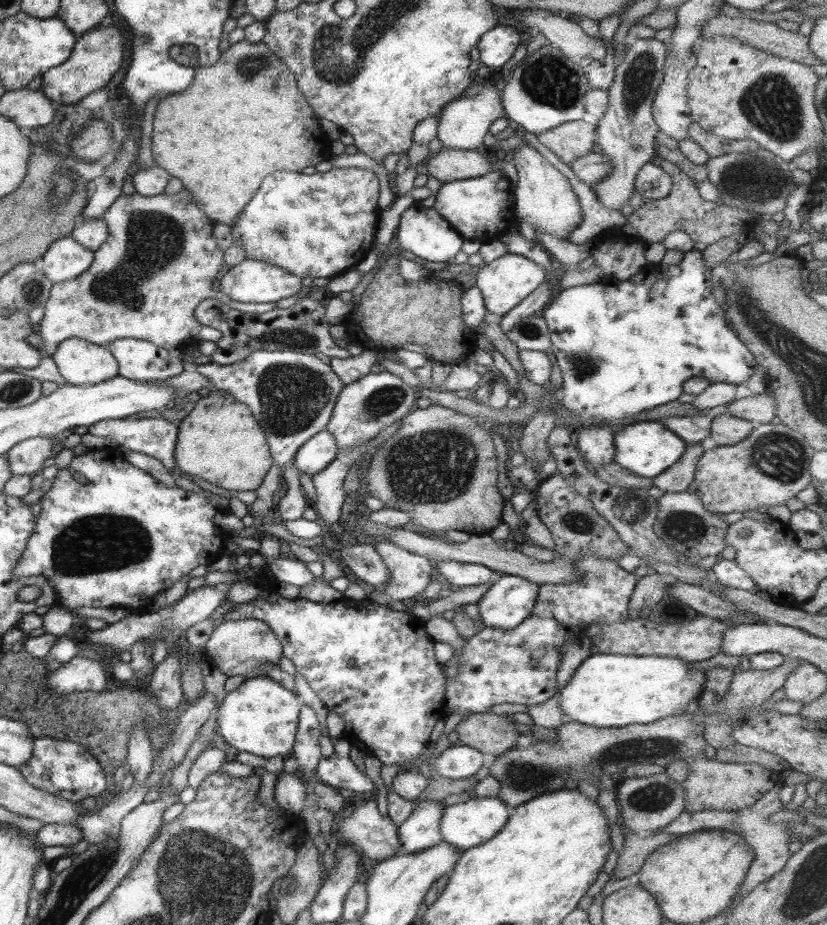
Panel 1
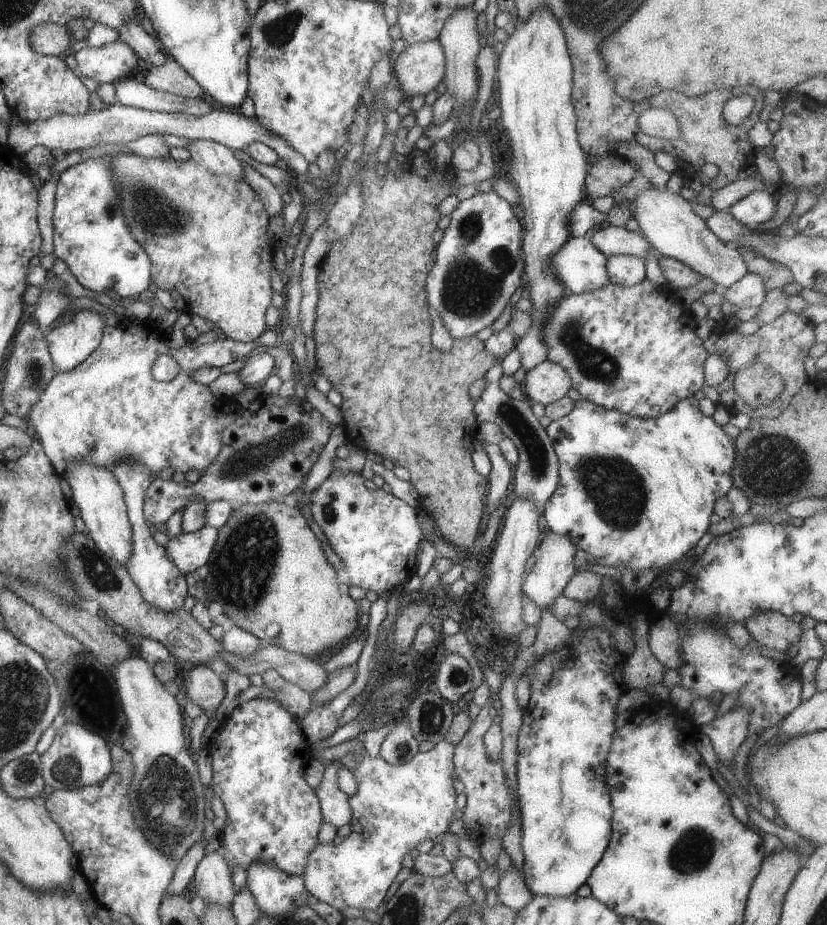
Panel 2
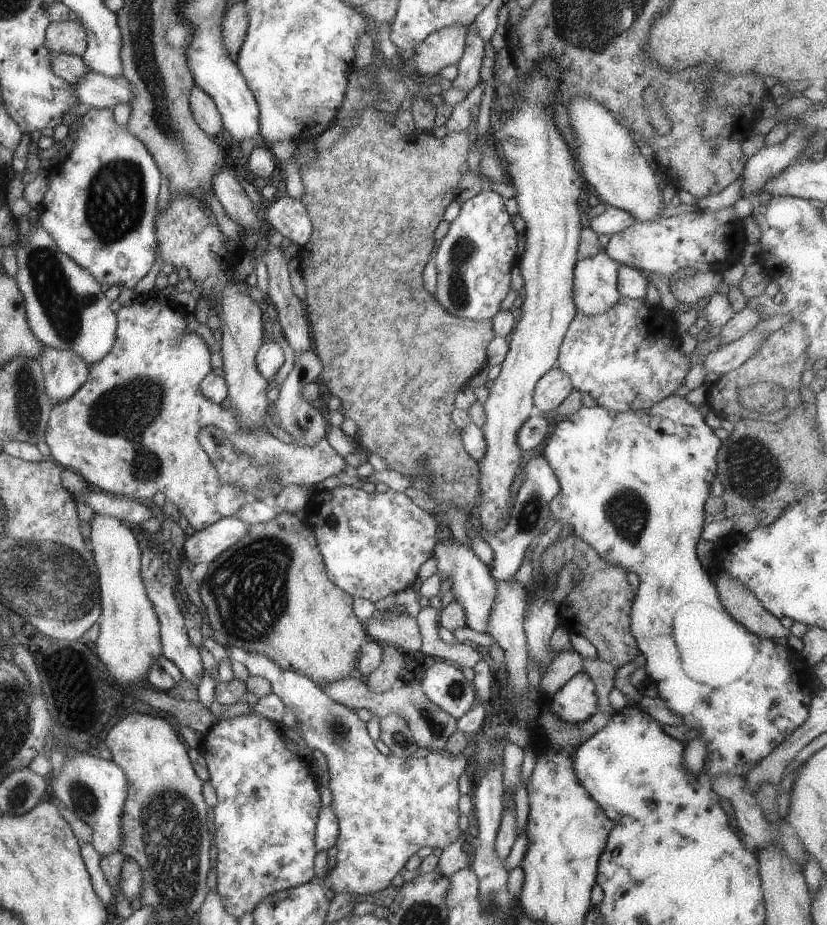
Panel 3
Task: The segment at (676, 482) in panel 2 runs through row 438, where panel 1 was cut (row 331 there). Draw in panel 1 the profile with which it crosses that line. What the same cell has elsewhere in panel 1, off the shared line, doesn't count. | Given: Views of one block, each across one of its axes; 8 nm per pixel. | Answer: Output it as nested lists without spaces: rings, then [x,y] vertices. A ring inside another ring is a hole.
[[[696,249],[684,252],[684,257],[681,258],[678,264],[663,265],[657,263],[646,264],[643,269],[632,278],[624,281],[615,280],[611,284],[584,284],[573,286],[567,289],[560,290],[557,298],[545,306],[539,312],[539,315],[544,318],[544,322],[549,330],[549,342],[551,342],[550,351],[553,353],[557,362],[557,368],[561,371],[561,386],[560,404],[567,410],[573,413],[583,426],[594,426],[600,424],[600,421],[611,421],[613,419],[622,419],[635,413],[662,406],[673,400],[676,400],[681,392],[682,384],[691,378],[701,378],[708,383],[729,383],[736,386],[743,386],[745,381],[753,375],[755,370],[755,360],[749,354],[749,350],[743,342],[727,328],[724,320],[724,312],[715,303],[713,297],[712,278],[714,277],[712,270],[704,265],[702,253]]]

